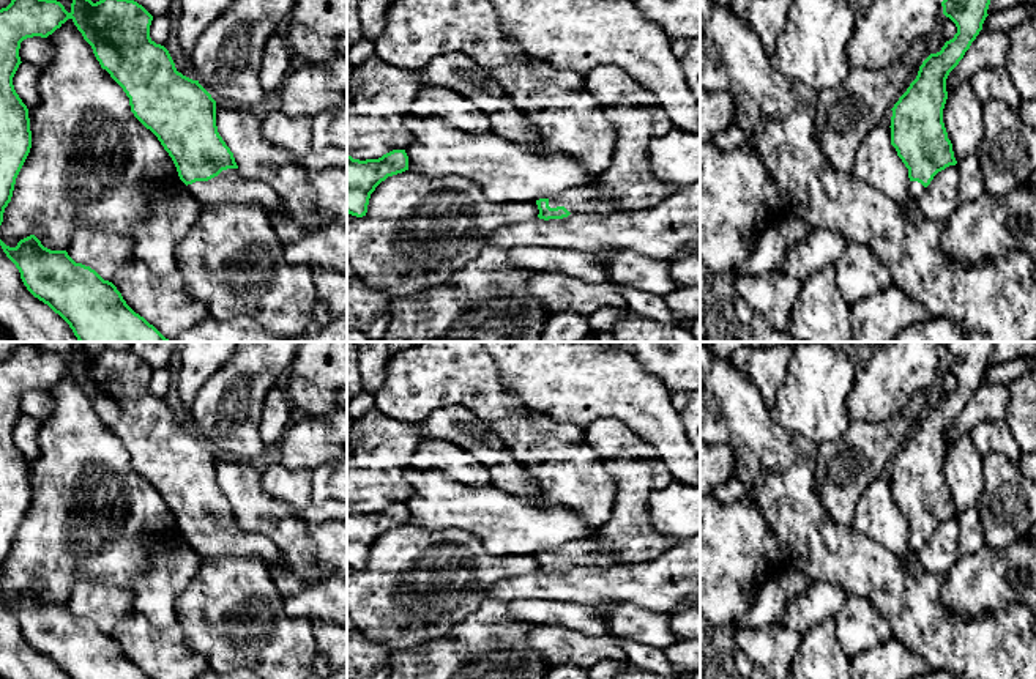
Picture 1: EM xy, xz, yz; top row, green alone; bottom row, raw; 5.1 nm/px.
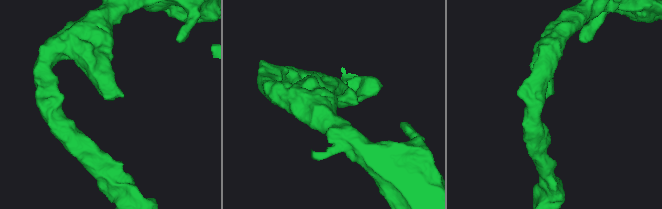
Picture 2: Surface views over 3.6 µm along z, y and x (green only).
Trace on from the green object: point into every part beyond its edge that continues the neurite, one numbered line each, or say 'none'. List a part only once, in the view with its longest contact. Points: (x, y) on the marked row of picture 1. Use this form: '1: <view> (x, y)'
1: xy (231, 186)

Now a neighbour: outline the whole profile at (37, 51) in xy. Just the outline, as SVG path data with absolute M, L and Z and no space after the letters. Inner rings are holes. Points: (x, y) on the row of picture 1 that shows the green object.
M33 36L20 43L19 49L20 61L27 61L43 69L54 57L50 43L47 38Z

